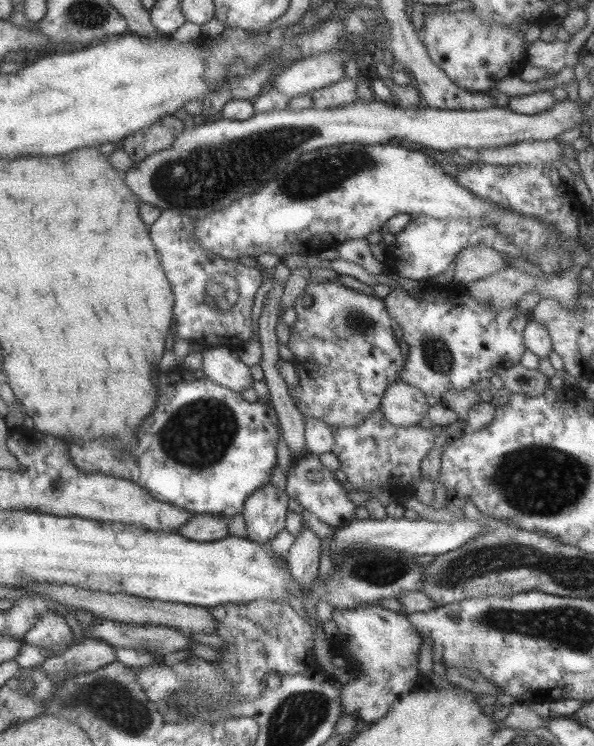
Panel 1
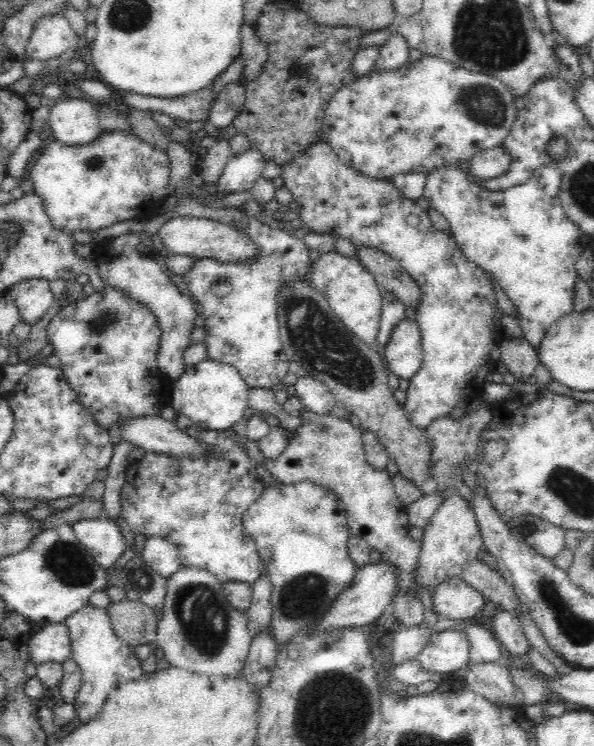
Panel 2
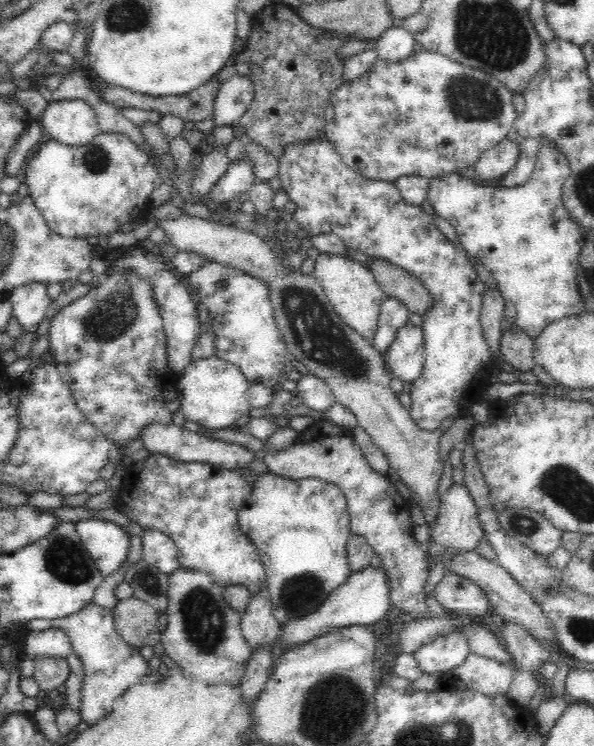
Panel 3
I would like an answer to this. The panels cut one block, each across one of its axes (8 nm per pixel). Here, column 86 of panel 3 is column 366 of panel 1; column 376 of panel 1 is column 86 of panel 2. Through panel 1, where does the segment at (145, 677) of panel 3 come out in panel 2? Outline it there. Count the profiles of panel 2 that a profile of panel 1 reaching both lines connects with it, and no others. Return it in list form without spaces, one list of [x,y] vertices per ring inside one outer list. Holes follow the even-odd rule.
[[[88,604],[68,616],[64,620],[64,625],[68,627],[71,637],[71,659],[78,665],[82,675],[81,685],[72,705],[76,716],[85,722],[102,708],[107,694],[119,684],[126,684],[129,680],[148,672],[142,670],[140,666],[142,660],[136,657],[135,648],[118,639],[105,609]]]

